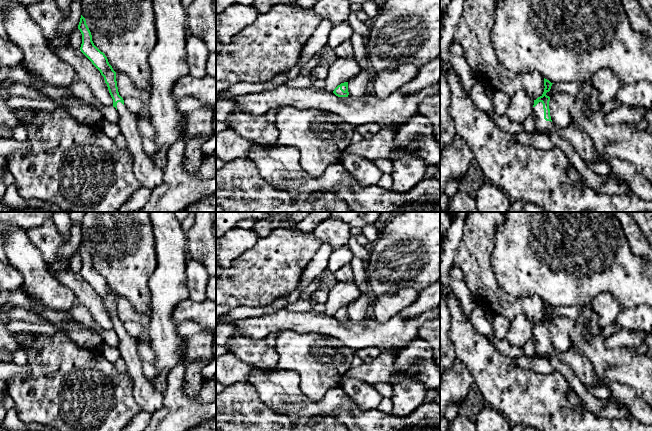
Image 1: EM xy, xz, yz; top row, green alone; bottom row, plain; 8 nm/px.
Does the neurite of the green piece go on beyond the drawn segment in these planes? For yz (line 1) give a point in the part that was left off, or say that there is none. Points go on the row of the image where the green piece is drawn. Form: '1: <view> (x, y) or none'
1: yz (579, 140)

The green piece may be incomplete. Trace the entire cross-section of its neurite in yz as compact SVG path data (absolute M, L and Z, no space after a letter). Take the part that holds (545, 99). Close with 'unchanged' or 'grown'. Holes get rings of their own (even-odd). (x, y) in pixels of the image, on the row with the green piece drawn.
M544 78L544 92L534 100L532 113L536 118L534 133L541 134L546 132L547 135L556 134L567 140L584 161L598 163L599 160L595 154L593 142L586 132L583 132L574 123L571 123L566 128L558 128L552 123L549 109L550 97L546 95L550 91L552 84Z | grown

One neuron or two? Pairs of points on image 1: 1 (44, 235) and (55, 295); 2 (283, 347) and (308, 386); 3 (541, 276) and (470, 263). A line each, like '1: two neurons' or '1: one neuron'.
1: two neurons
2: one neuron
3: two neurons

